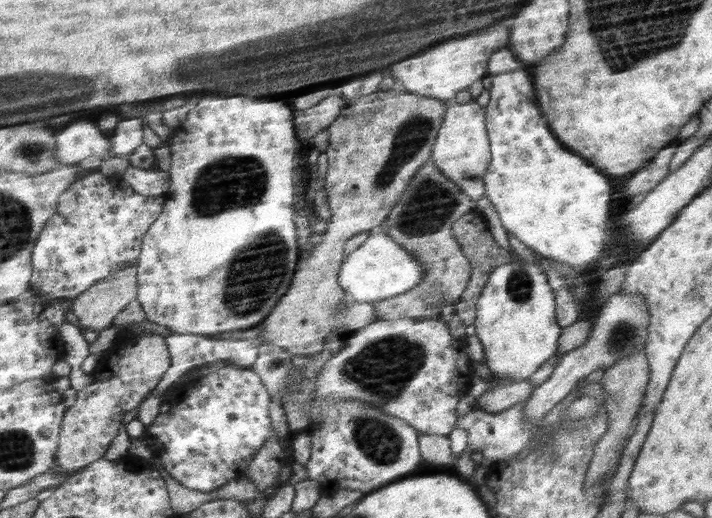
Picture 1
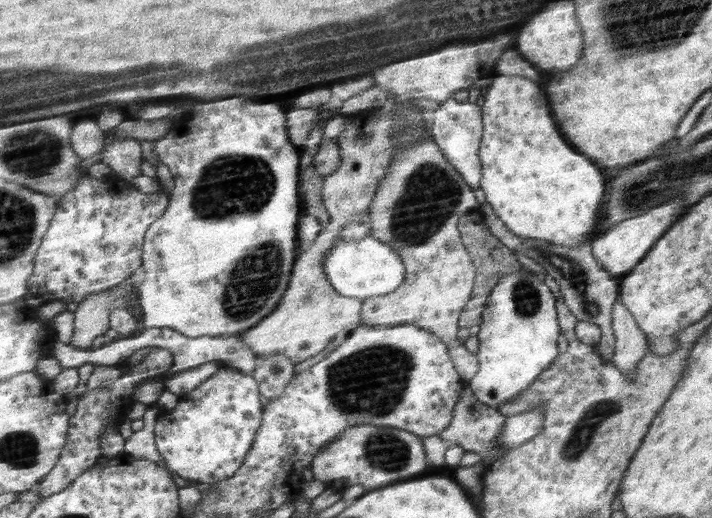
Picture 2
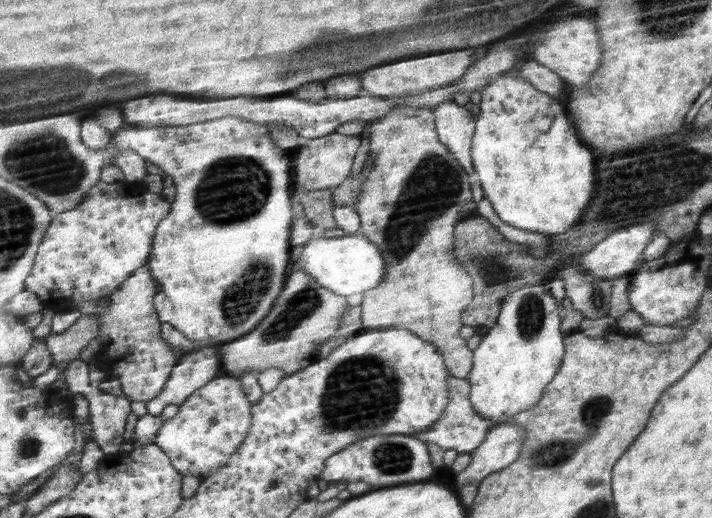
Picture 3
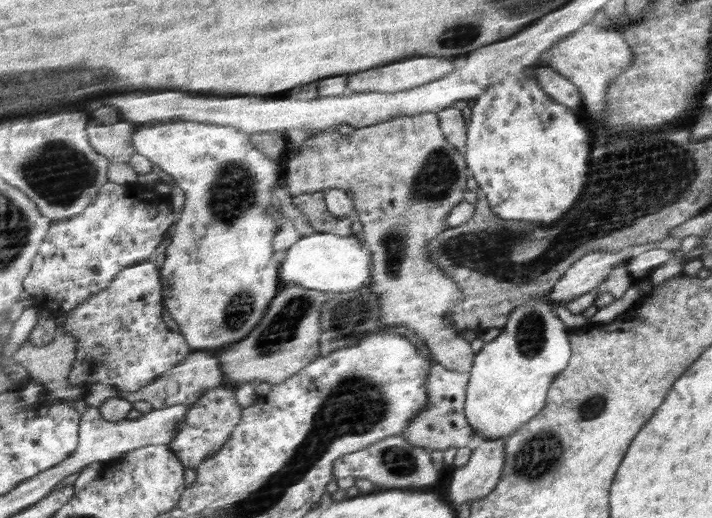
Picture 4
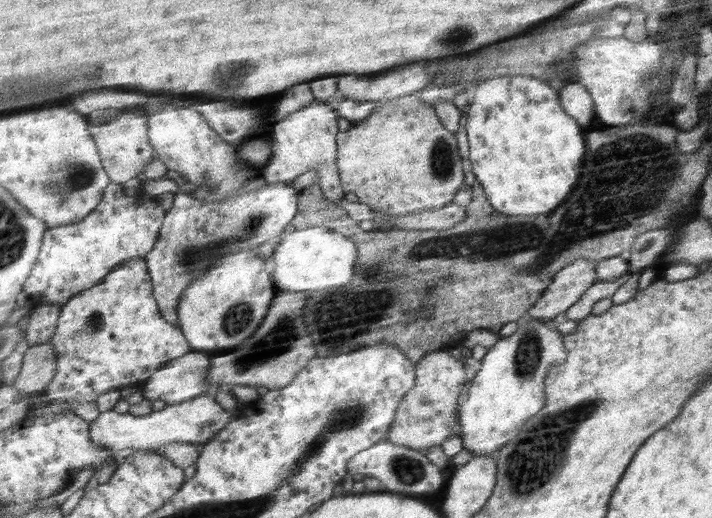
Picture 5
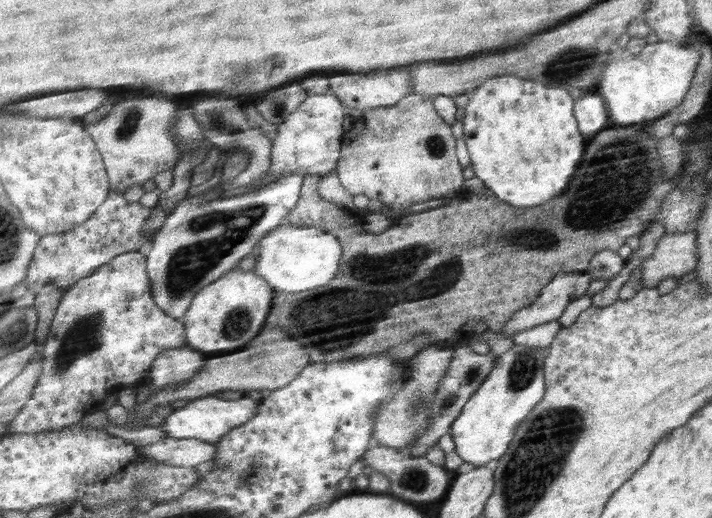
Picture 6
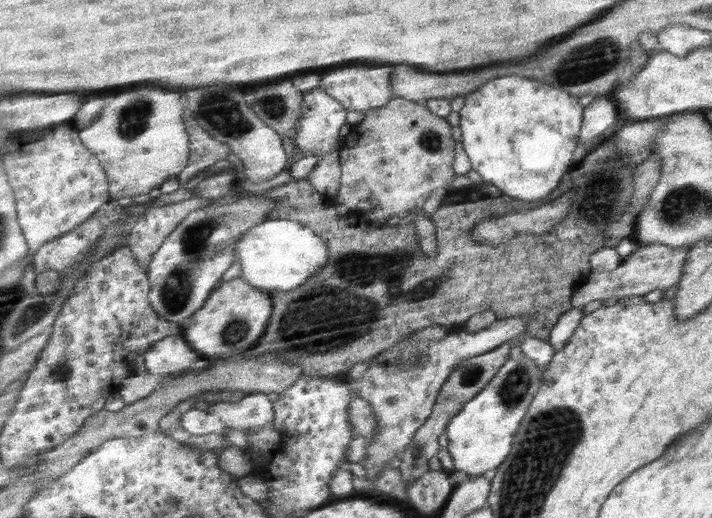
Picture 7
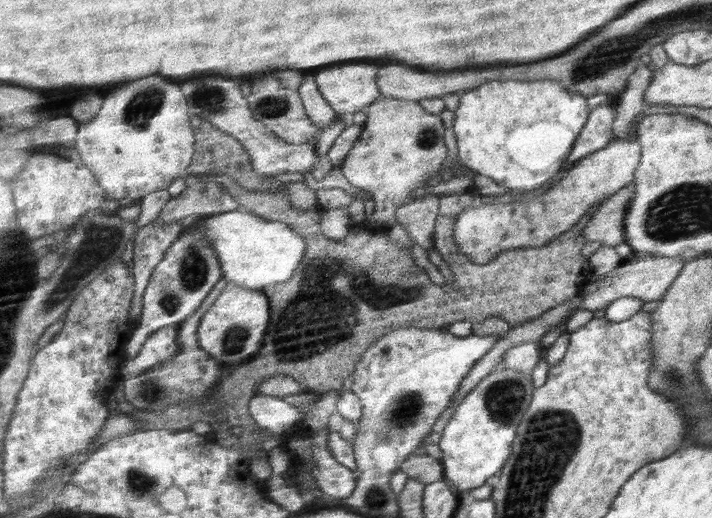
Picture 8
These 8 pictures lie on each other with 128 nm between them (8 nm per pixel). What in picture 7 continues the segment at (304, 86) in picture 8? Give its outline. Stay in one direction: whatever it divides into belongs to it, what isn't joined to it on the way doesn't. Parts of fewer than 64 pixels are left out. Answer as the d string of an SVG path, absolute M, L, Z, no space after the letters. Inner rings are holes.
M319 86L304 92L301 105L301 120L297 123L294 147L301 149L303 156L314 155L323 158L338 149L340 129L347 123L347 111L332 96Z

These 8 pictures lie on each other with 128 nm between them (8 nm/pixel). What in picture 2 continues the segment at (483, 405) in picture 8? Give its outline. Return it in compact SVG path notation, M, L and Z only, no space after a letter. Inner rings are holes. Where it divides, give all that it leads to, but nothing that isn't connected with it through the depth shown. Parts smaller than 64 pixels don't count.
M530 270L507 275L496 286L479 325L480 348L476 351L480 368L467 383L478 402L498 409L514 401L536 381L558 356L560 326L550 288Z

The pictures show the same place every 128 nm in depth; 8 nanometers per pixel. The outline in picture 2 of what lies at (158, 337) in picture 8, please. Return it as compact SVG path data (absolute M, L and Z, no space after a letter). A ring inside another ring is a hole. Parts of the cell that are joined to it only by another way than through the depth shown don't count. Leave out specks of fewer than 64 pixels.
M206 362L186 370L176 371L170 379L165 380L165 390L176 397L186 395L202 382L208 380L210 376L218 372L223 364L220 362ZM148 406L142 420L144 421L144 427L140 431L133 432L132 435L126 439L125 451L130 453L136 458L152 459L156 461L158 465L166 467L164 458L160 456L158 449L155 446L155 424L156 416L160 414L161 407Z

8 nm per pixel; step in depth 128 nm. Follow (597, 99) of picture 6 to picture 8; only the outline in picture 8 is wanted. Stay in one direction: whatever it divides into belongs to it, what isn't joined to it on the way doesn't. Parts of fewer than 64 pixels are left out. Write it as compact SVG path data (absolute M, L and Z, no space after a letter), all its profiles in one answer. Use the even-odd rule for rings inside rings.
M599 104L590 112L590 118L573 146L570 156L572 162L604 148L610 142L614 117L615 104L611 106L610 104Z

